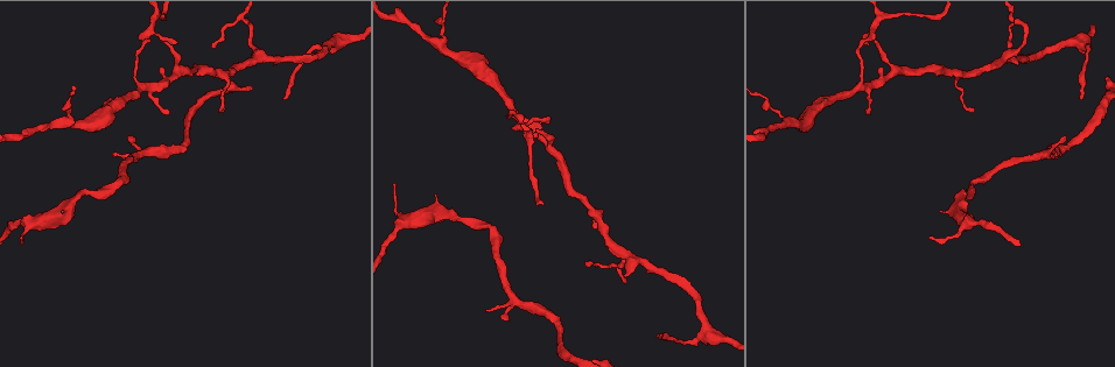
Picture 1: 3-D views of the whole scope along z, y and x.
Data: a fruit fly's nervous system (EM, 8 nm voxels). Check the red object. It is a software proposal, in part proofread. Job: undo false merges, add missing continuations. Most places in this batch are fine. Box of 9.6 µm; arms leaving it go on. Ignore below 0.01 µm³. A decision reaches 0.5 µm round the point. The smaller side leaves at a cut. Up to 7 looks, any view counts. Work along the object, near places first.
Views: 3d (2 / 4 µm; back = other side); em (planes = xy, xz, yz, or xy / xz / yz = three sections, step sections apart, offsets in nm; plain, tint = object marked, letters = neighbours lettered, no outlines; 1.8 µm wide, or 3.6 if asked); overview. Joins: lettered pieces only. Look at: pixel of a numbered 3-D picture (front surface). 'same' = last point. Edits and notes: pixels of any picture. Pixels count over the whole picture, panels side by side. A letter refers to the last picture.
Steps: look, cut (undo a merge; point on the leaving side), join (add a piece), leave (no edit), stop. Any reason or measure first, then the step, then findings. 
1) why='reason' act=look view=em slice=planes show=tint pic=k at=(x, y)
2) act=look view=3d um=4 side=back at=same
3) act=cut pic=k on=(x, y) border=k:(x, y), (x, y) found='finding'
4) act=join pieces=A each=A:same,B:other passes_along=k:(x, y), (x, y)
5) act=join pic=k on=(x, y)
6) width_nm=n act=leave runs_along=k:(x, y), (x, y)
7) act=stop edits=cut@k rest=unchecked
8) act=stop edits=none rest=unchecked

why='an open end' act=look view=3d um=4 side=back pic=1 at=(22, 238)

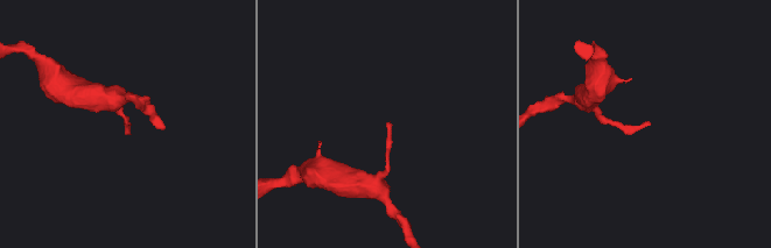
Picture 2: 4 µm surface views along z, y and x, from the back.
act=look view=em slice=yz step=8 show=letters pic=2 at=(130, 126)

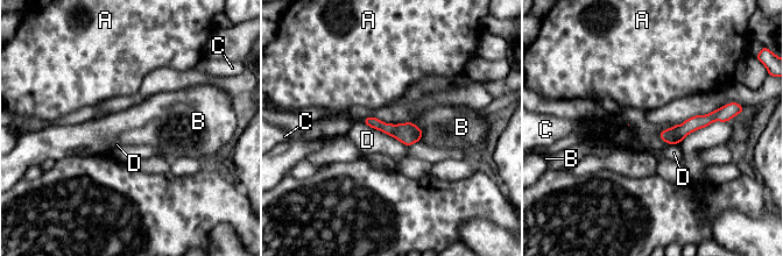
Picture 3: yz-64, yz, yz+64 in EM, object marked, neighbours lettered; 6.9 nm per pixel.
act=leave each=A:other,B:other,C:other,D:other border=3:(413, 121), (422, 132), (421, 141) found='none of them fits'

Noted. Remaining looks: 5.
why='branch stops here' act=look view=3d um=4 pic=1 at=(112, 153)

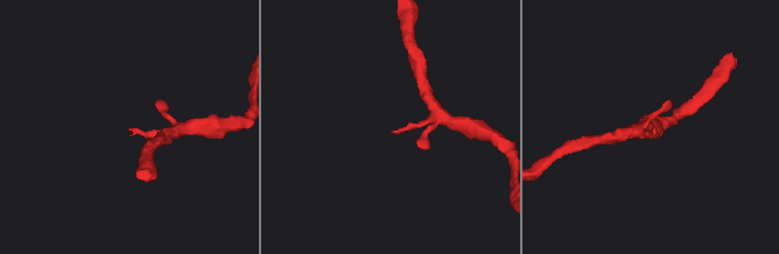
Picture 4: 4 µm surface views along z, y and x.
act=look view=em slice=planes show=letters pic=4 at=(391, 132)

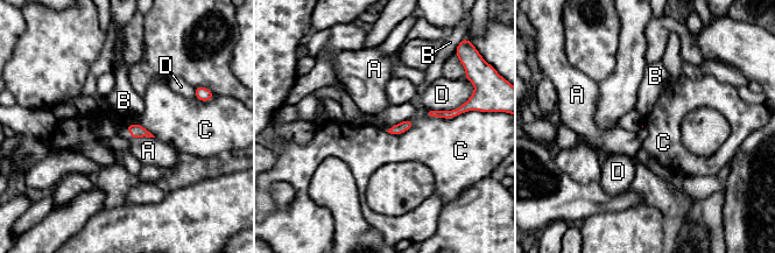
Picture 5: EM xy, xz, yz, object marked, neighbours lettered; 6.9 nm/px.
act=leave each=A:other,B:other,C:other,D:other border=5:(464, 112), (450, 118), (428, 114) found='none of them fits'

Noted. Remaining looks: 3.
why='branch point' act=look view=em slice=planes show=letters pic=1 at=(704, 331)

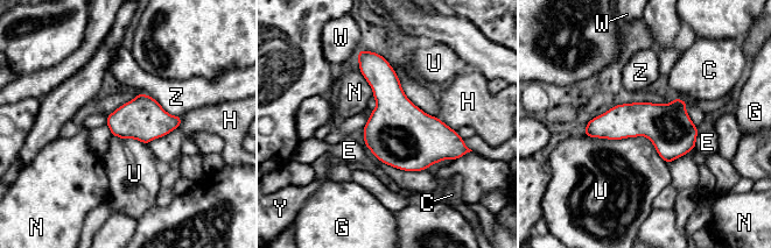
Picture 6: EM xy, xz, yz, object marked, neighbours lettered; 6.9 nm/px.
longest_contact=U:650nm act=leave each=C:other,E:other,G:other,H:other,N:other,U:other,W:other,Y:other,Z:other border=6:(583, 134), (645, 136), (668, 163) found='continuous, no second neuron'

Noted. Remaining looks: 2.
act=stop edits=none rest=unchecked

